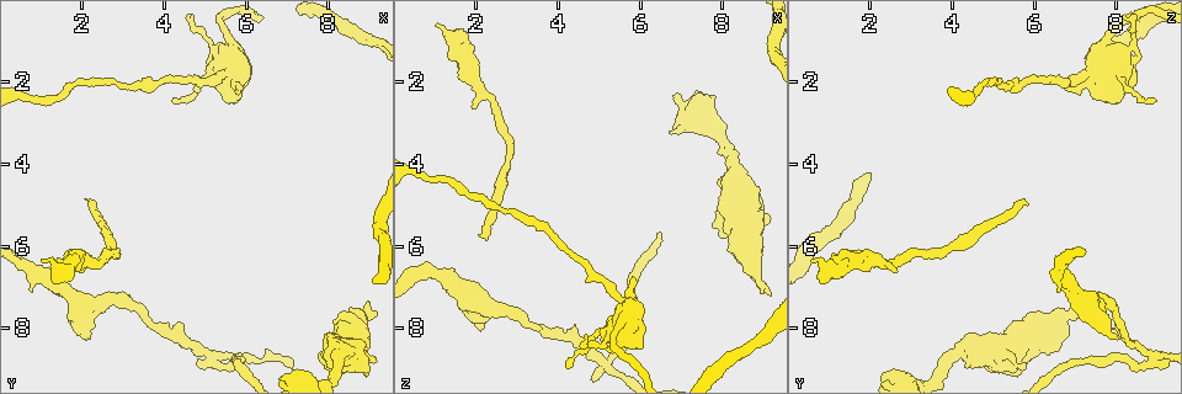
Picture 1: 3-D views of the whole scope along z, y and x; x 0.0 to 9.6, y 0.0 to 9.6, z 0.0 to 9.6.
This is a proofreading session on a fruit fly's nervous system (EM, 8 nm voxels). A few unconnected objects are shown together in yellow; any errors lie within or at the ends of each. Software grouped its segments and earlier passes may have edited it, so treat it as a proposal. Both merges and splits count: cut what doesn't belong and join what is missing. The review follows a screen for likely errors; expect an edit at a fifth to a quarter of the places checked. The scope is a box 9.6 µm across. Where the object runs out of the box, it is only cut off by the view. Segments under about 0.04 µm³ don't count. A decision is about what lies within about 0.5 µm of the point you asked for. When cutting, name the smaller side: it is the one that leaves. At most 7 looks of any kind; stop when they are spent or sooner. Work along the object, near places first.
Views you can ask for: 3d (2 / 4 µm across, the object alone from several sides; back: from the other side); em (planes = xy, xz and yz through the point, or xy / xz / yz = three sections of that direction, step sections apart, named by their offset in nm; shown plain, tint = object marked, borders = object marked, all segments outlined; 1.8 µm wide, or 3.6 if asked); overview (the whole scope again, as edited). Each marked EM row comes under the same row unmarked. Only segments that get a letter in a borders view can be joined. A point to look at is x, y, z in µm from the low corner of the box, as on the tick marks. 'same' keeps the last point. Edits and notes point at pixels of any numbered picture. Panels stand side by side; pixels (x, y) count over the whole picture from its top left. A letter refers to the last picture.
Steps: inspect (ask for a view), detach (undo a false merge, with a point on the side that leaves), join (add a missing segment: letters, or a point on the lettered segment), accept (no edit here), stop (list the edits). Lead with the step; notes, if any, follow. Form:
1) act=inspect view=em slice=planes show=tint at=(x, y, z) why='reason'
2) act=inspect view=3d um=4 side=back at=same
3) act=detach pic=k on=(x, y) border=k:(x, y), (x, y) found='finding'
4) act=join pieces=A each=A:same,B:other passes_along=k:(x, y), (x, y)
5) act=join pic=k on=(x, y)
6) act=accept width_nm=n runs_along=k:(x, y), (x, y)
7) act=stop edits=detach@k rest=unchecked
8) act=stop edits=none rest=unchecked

act=inspect view=3d um=2 at=(2.10, 4.85, 5.75) why='an open end'

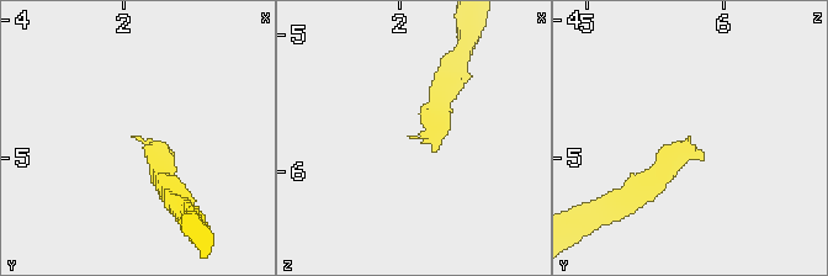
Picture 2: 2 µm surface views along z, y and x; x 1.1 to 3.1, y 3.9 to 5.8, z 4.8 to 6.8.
act=inspect view=em slice=planes show=borders at=(2.10, 4.82, 5.74)

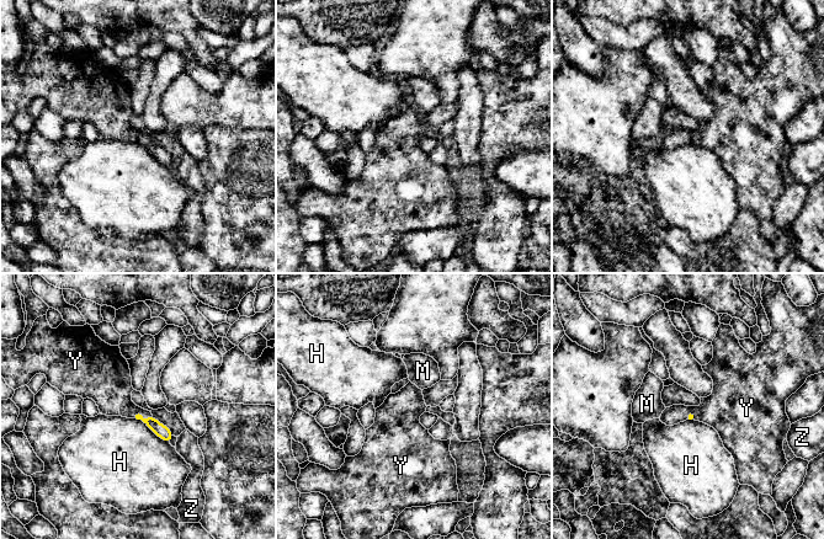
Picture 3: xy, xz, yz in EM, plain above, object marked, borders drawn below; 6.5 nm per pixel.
act=join pieces=Y each=H:other,M:other,Y:same,Z:other passes_along=3:(161, 431), (142, 417), (112, 393) found='it goes on there'

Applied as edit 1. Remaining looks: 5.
act=inspect view=em slice=planes show=borders at=(2.05, 7.45, 7.40) why='thick turns thin'

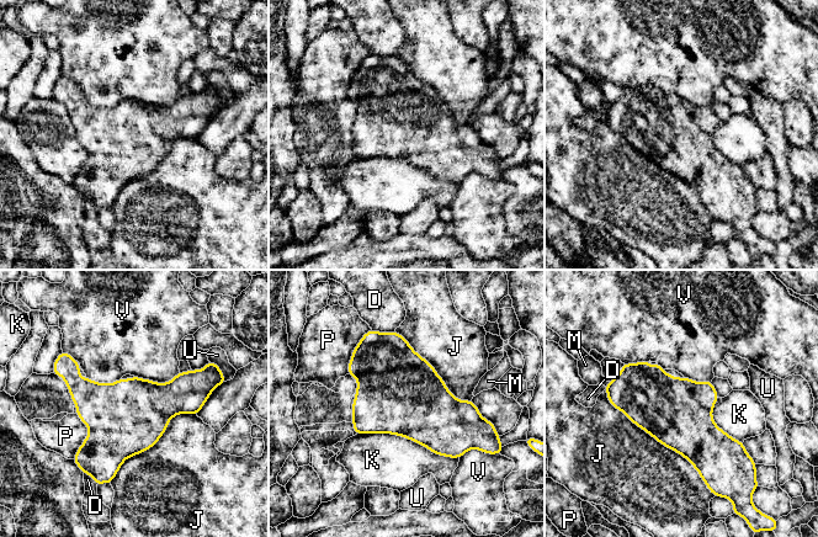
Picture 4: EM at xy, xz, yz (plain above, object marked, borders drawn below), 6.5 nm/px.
act=accept each=D:other,J:other,K:other,M:other,P:other,U:other,V:other found='continuous, no second neuron'

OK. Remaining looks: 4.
act=inspect view=em slice=xz step=4 show=borders at=(9.20, 8.90, 5.30)

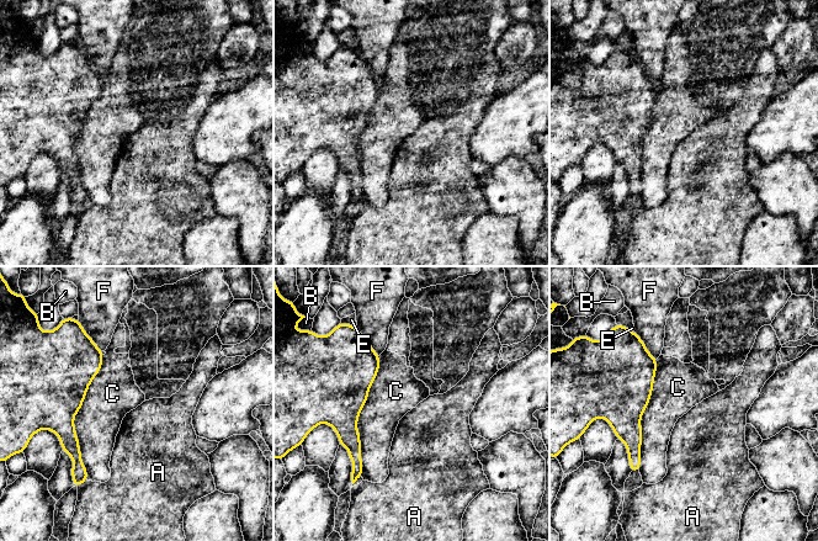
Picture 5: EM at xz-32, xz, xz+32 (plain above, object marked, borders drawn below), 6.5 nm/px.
act=inspect view=em slice=planes show=borders at=same why='another direction'

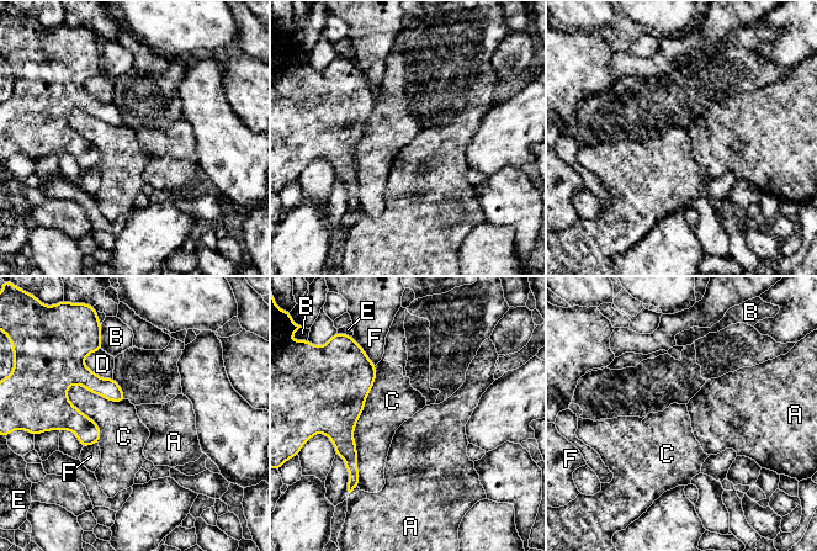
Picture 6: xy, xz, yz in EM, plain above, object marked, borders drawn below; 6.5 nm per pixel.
act=accept each=A:other,B:other,C:other,D:other,E:other,F:other border=6:(376, 365), (354, 430), (357, 483) found='none of them fits'

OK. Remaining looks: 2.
act=stop edits=join@3 rest=unchecked

